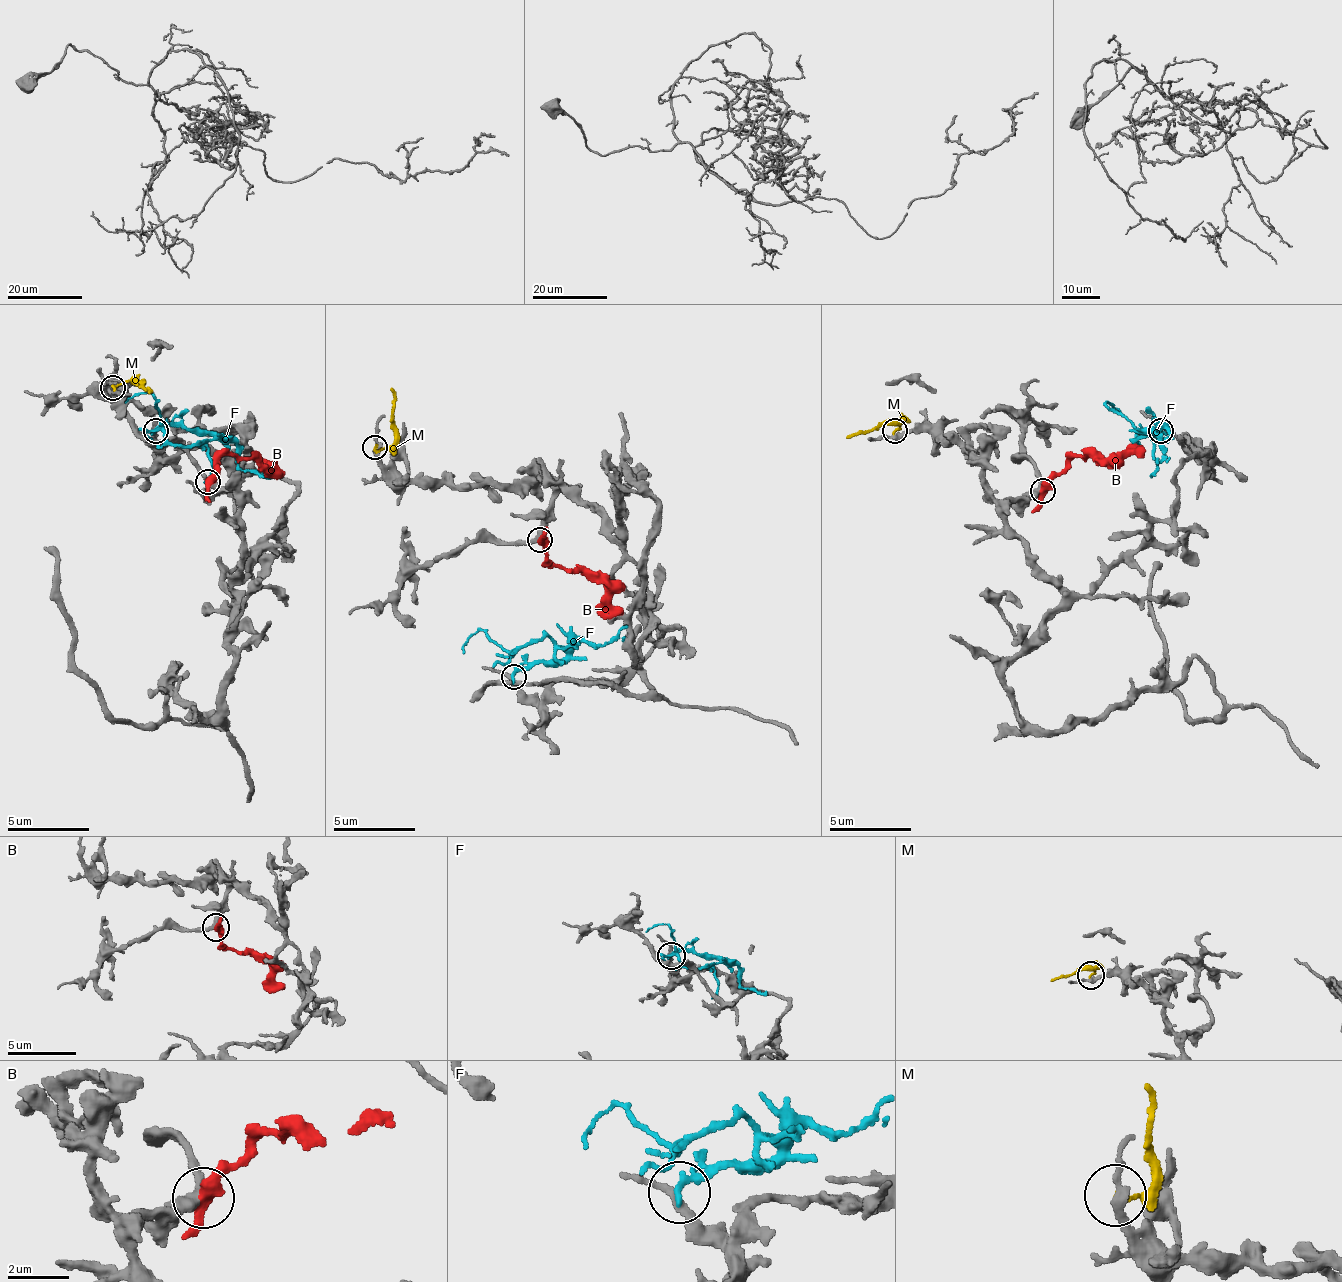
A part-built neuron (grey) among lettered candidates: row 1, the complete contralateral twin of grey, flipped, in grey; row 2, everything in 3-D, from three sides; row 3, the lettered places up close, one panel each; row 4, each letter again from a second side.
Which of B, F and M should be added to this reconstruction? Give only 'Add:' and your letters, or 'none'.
Add: none

